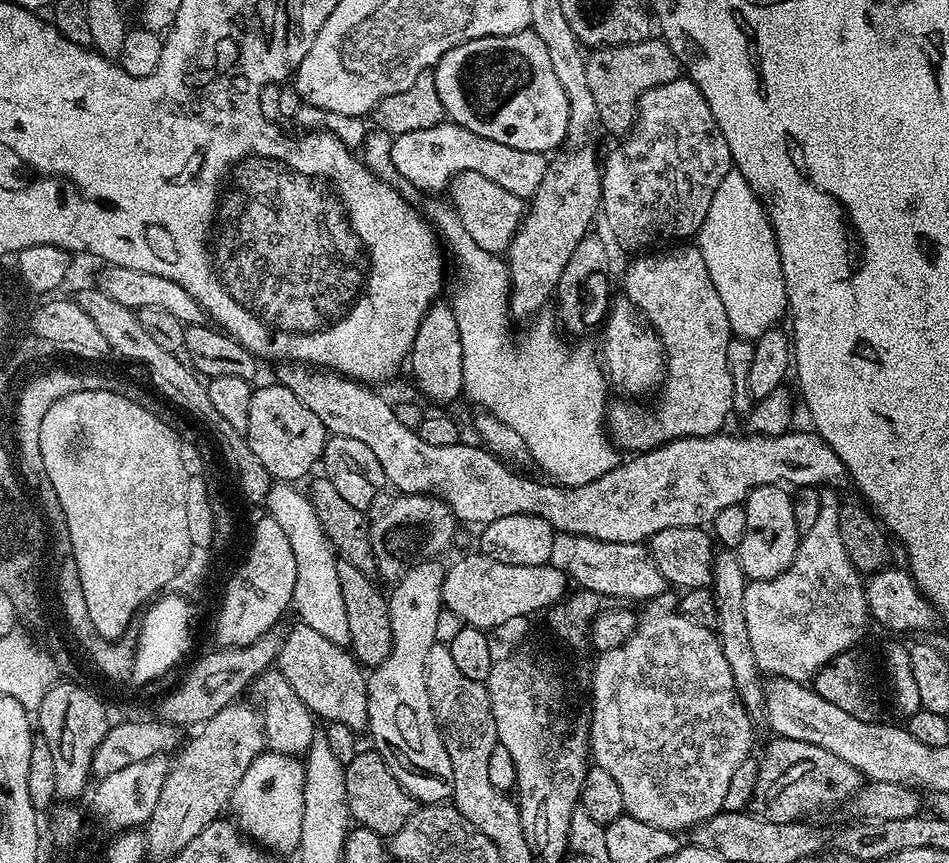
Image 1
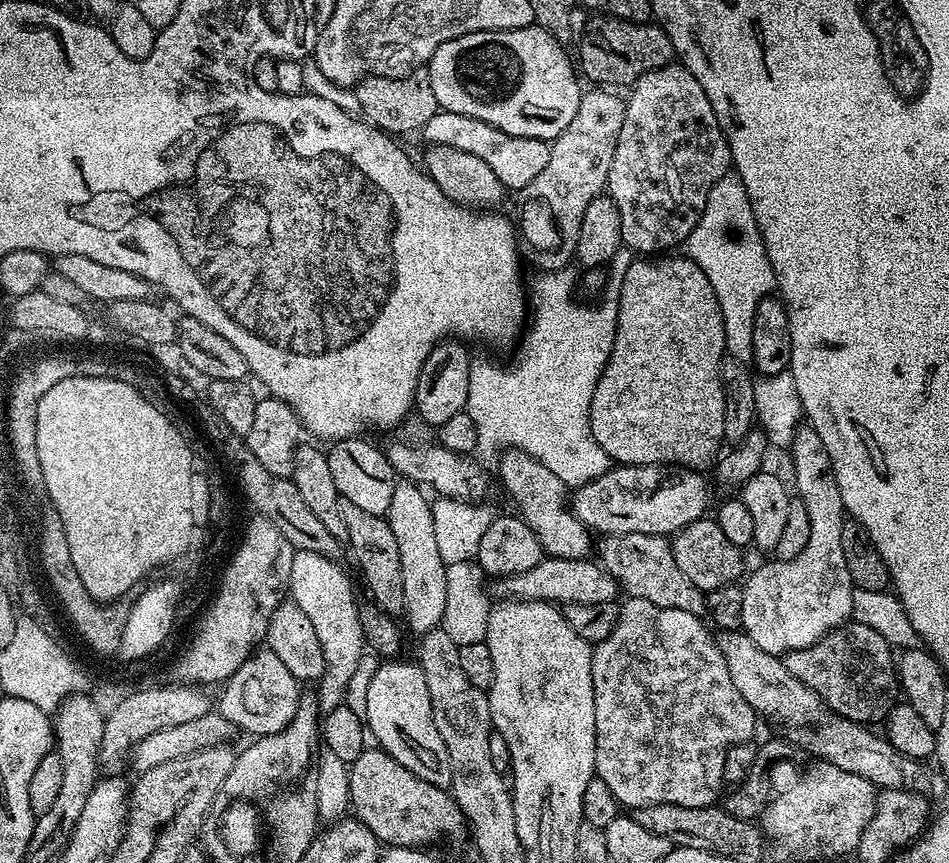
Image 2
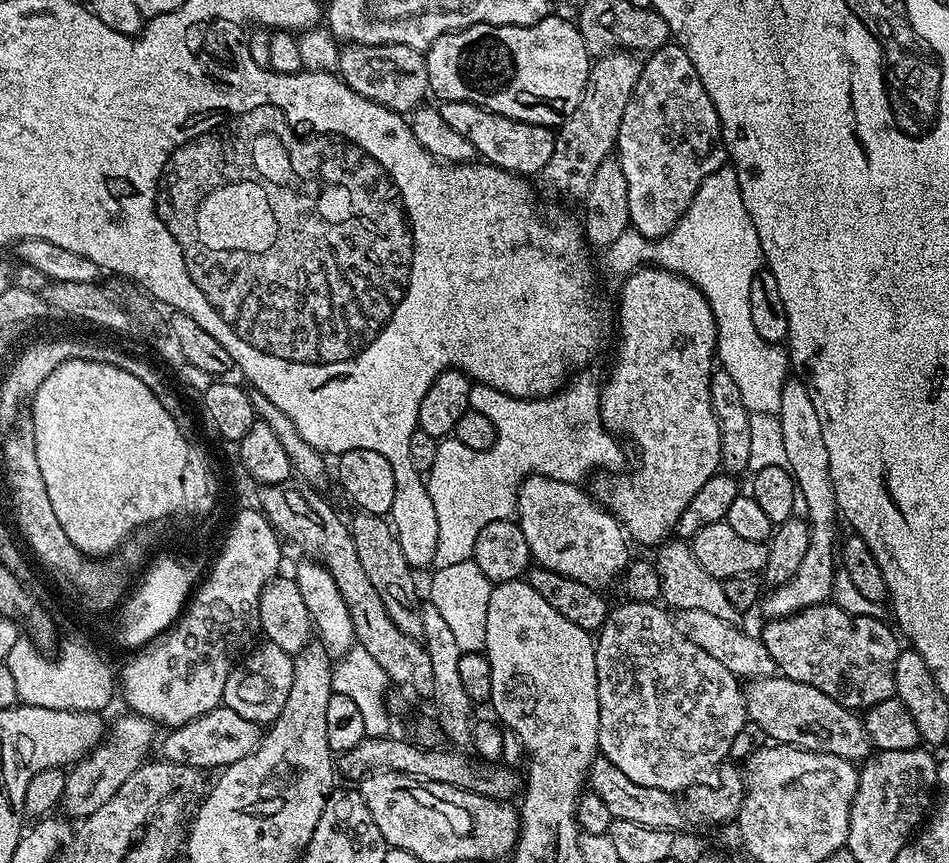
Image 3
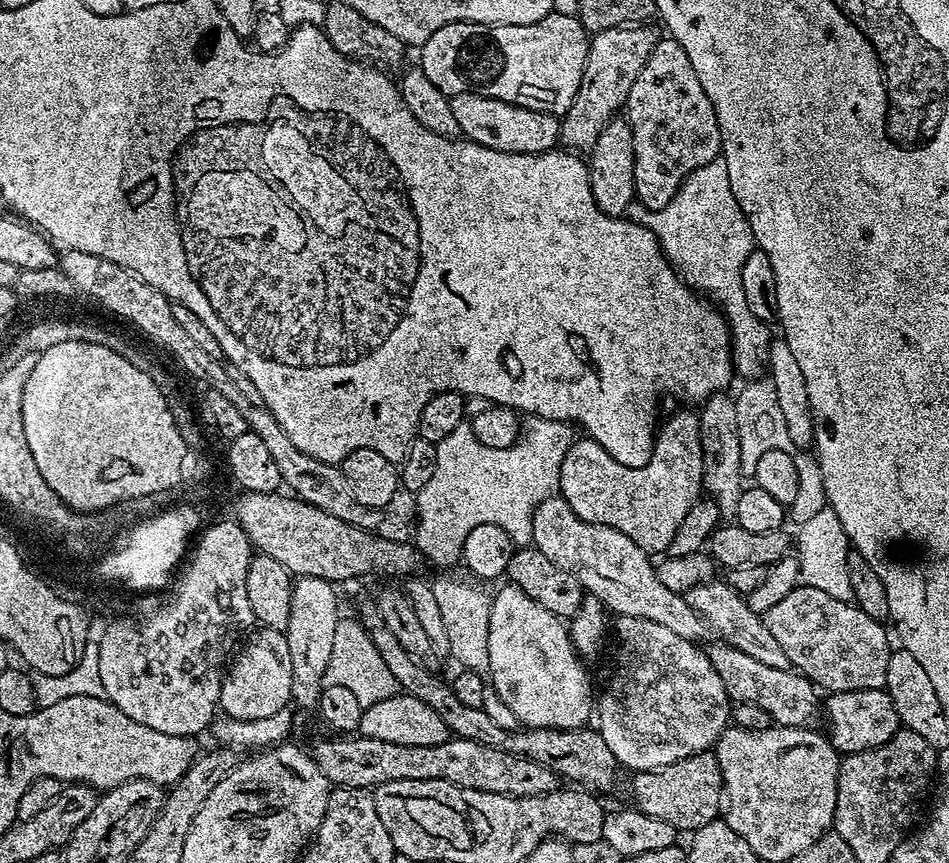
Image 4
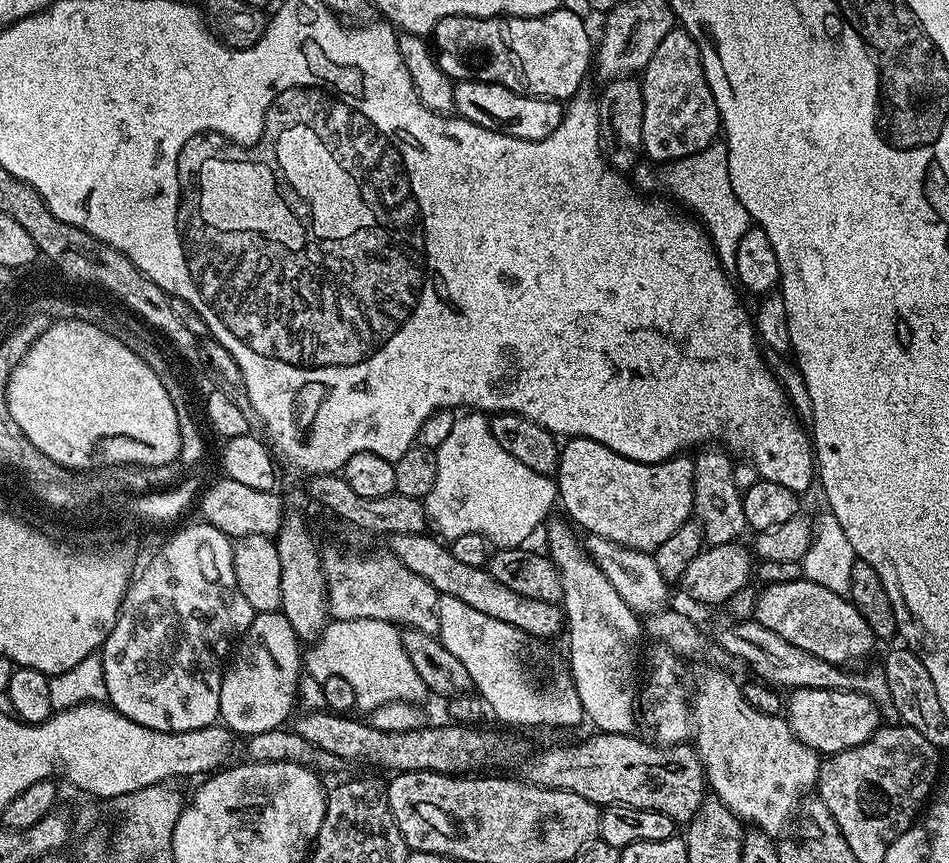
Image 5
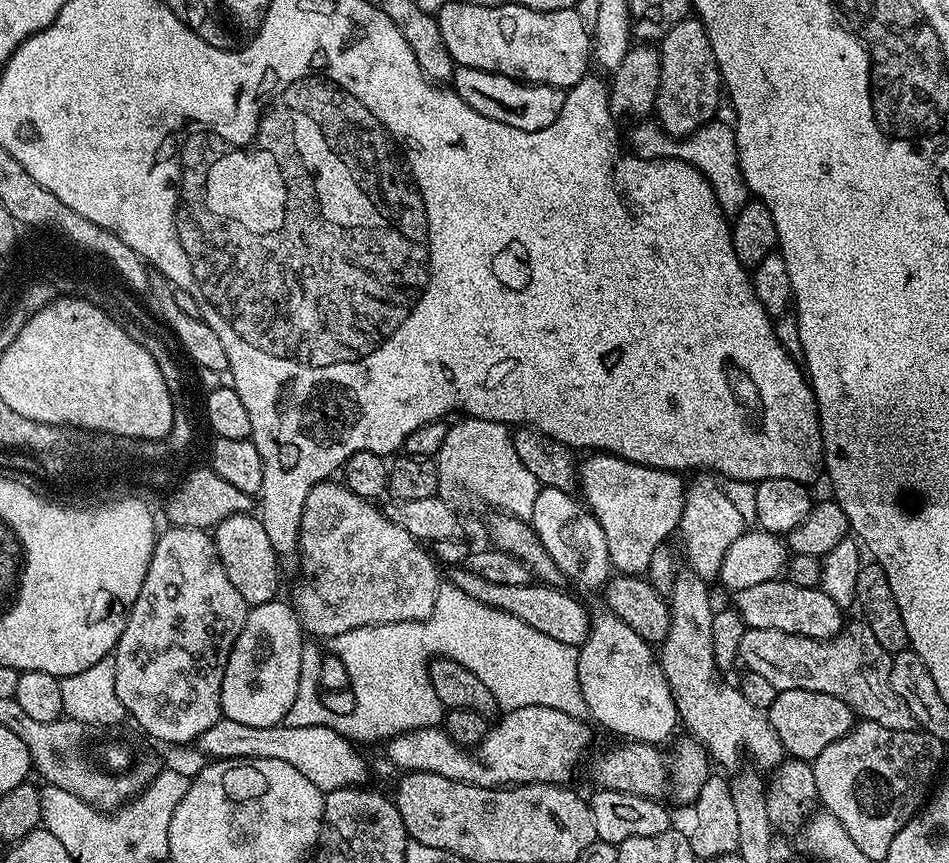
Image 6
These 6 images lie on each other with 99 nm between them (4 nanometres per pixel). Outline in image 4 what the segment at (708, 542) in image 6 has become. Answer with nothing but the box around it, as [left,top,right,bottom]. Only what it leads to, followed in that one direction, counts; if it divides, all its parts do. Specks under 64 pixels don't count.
[699,392,742,517]

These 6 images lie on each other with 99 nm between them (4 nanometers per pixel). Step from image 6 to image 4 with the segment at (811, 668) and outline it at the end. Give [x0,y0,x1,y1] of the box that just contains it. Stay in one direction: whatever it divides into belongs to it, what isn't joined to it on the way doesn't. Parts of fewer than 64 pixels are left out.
[683,578,789,667]

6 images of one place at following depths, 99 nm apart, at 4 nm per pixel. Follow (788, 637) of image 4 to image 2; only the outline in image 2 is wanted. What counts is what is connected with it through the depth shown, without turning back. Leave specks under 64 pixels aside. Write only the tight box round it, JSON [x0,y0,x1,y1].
[783,622,898,726]

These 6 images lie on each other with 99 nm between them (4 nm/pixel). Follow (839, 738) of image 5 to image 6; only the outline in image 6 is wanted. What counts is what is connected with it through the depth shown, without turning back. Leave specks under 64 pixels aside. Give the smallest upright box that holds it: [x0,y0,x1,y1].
[766,690,854,761]

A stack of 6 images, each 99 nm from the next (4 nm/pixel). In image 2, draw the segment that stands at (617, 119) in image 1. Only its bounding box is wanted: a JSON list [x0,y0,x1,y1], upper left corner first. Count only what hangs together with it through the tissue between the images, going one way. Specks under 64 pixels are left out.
[578,14,673,86]

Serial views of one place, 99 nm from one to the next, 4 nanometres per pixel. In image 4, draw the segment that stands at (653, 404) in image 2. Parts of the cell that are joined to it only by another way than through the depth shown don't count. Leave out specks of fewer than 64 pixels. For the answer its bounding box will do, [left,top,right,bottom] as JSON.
[559,411,704,553]

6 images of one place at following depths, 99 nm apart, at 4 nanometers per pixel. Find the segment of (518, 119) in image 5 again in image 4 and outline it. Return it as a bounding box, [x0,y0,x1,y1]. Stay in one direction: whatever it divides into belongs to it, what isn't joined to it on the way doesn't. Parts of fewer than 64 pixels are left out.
[450,92,561,154]

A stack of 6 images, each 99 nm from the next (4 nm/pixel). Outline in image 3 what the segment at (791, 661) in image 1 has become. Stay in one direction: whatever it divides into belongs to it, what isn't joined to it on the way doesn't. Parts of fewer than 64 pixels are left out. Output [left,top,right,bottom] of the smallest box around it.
[758,378,838,620]

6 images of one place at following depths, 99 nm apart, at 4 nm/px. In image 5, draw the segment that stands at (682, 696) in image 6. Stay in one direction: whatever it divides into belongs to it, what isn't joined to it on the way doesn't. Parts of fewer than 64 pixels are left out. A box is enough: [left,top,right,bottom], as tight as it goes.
[690,666,821,837]

